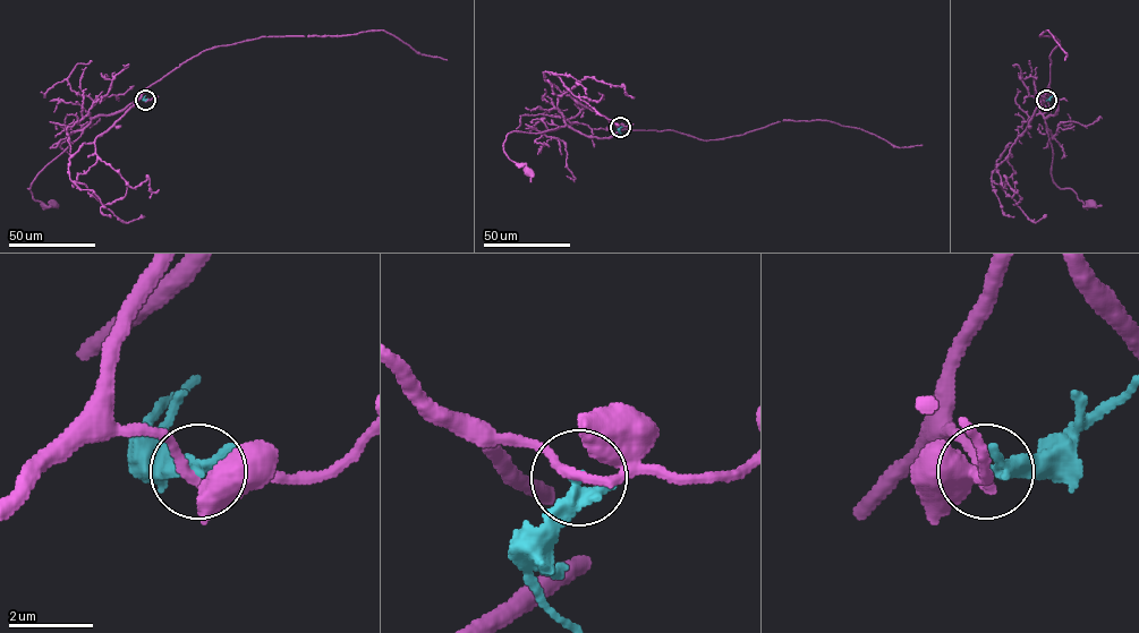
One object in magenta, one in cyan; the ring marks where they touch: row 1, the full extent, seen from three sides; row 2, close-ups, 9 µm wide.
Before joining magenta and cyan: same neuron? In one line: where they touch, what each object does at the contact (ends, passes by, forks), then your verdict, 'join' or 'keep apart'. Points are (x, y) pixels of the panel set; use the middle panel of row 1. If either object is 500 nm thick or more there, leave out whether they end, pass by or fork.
place (620, 127); magenta passes by; cyan ends; keep apart

